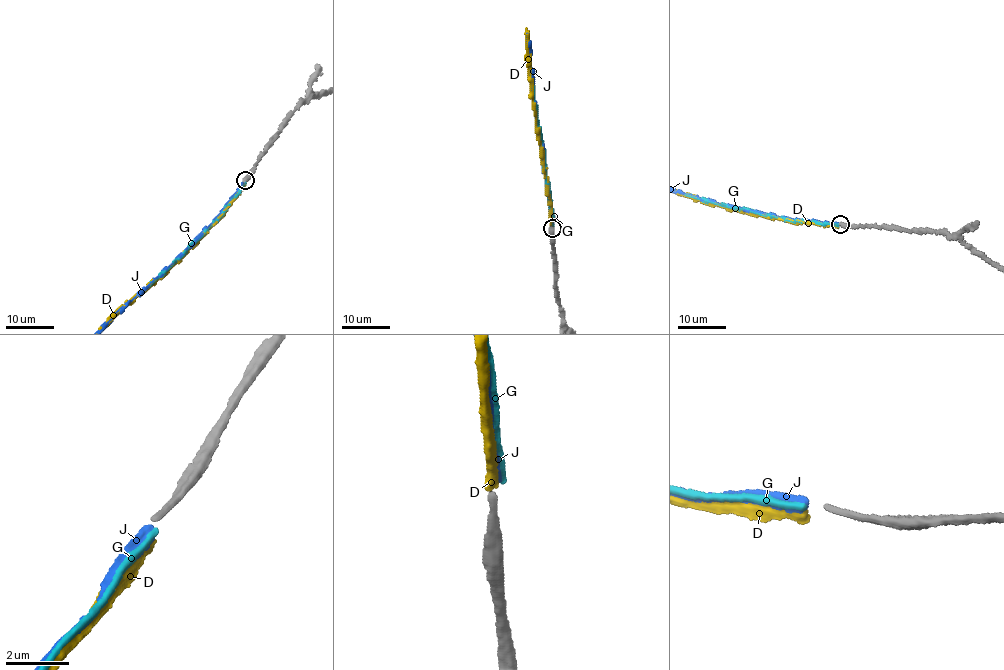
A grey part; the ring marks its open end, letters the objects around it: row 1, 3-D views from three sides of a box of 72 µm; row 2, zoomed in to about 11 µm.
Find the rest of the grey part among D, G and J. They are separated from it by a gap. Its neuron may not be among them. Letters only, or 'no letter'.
D

